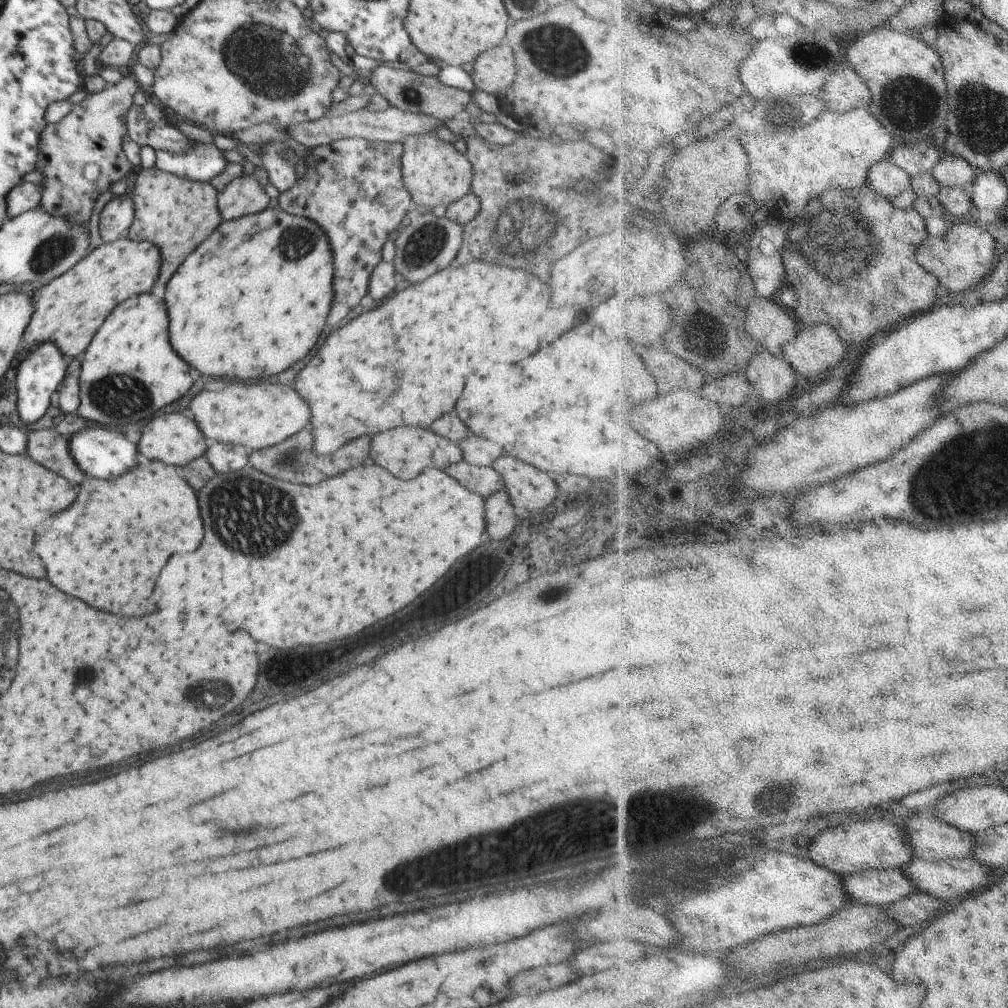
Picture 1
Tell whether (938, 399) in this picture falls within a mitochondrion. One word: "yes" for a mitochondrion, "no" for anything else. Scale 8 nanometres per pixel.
no

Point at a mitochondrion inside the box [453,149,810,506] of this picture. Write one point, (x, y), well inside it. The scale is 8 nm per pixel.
(511, 233)

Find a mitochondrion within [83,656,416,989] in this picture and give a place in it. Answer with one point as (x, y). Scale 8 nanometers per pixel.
(212, 689)

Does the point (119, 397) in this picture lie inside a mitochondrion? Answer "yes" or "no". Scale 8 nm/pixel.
yes

